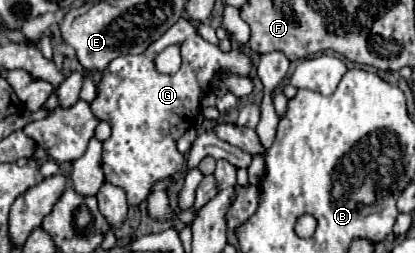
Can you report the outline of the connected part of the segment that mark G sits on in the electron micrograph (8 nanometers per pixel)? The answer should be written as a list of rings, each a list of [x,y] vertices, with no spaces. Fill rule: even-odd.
[[[180,19],[144,53],[122,55],[104,69],[98,83],[98,95],[90,107],[96,119],[106,121],[112,127],[110,139],[104,141],[102,167],[106,181],[124,189],[128,205],[140,205],[156,181],[184,169],[186,157],[176,149],[176,143],[190,127],[194,127],[202,109],[200,101],[212,89],[214,75],[230,73],[248,77],[252,67],[250,55],[242,49],[224,53],[218,45],[204,41],[188,19]],[[174,43],[182,45],[182,67],[176,75],[162,75],[154,69],[154,57]]]

